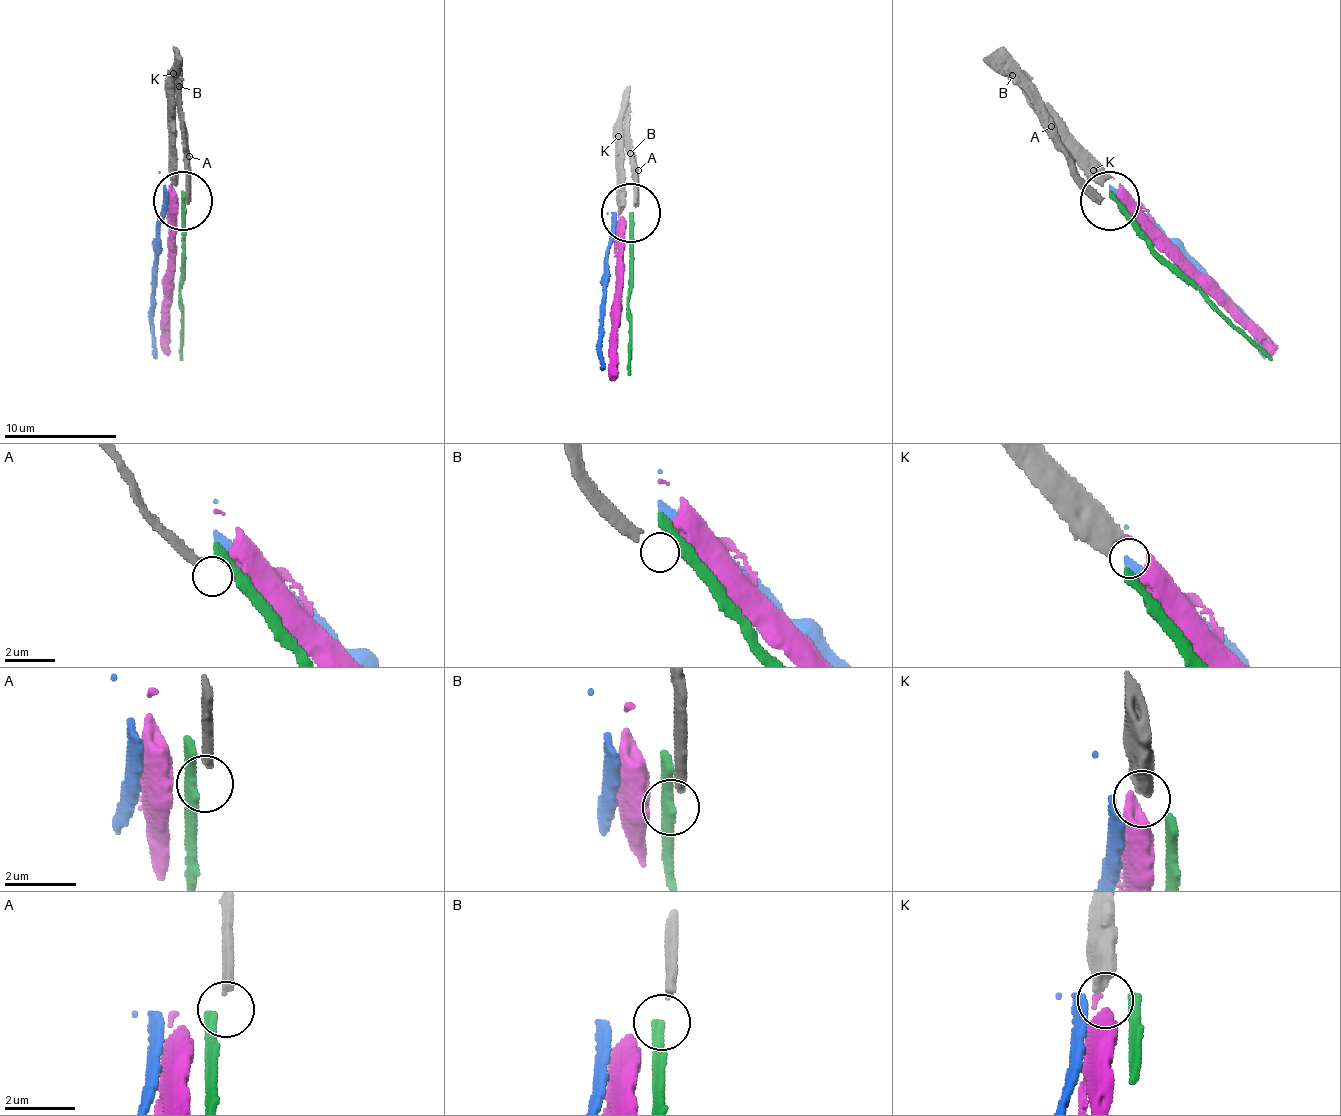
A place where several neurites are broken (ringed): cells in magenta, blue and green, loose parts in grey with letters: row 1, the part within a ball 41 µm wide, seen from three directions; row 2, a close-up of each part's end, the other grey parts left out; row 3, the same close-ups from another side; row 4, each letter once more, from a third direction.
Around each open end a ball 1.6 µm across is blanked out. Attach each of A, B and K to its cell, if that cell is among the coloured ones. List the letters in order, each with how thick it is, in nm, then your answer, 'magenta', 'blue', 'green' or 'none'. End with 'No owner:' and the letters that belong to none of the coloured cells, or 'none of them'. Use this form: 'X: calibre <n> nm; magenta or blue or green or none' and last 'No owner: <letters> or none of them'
A: calibre 280 nm; none
B: calibre 360 nm; none
K: calibre 500 nm; magenta
No owner: A, B

